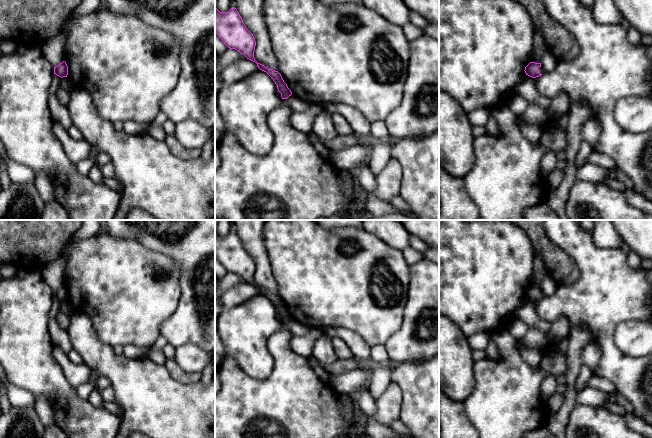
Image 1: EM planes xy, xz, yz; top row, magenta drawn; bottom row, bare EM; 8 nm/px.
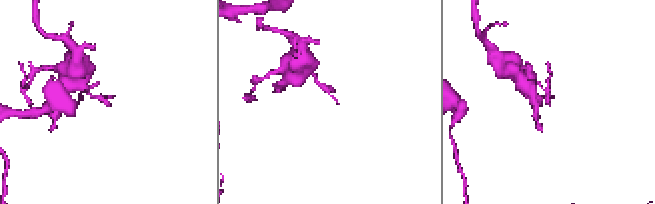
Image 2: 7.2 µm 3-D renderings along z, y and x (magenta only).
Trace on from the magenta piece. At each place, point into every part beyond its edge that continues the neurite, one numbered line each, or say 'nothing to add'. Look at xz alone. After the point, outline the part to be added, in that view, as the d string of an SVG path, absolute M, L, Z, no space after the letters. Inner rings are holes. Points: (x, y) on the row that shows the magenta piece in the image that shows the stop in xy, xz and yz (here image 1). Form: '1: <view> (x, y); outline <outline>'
1: xz (297, 105); outline M293 94L288 98L289 104L293 110L293 112L303 112L310 107L310 103L299 99L298 97L294 96Z

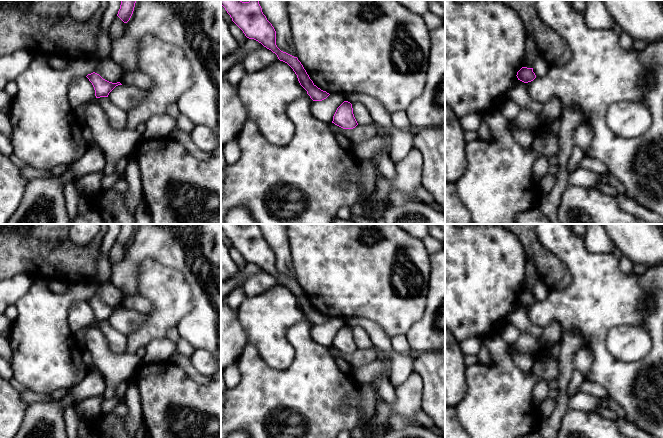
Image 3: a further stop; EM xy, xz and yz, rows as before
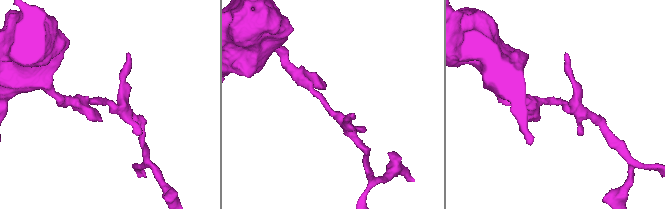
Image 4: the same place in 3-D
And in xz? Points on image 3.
nothing to add

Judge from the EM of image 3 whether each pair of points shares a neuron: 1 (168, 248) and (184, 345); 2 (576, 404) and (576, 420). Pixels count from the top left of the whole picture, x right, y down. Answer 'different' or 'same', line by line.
1: different
2: different

